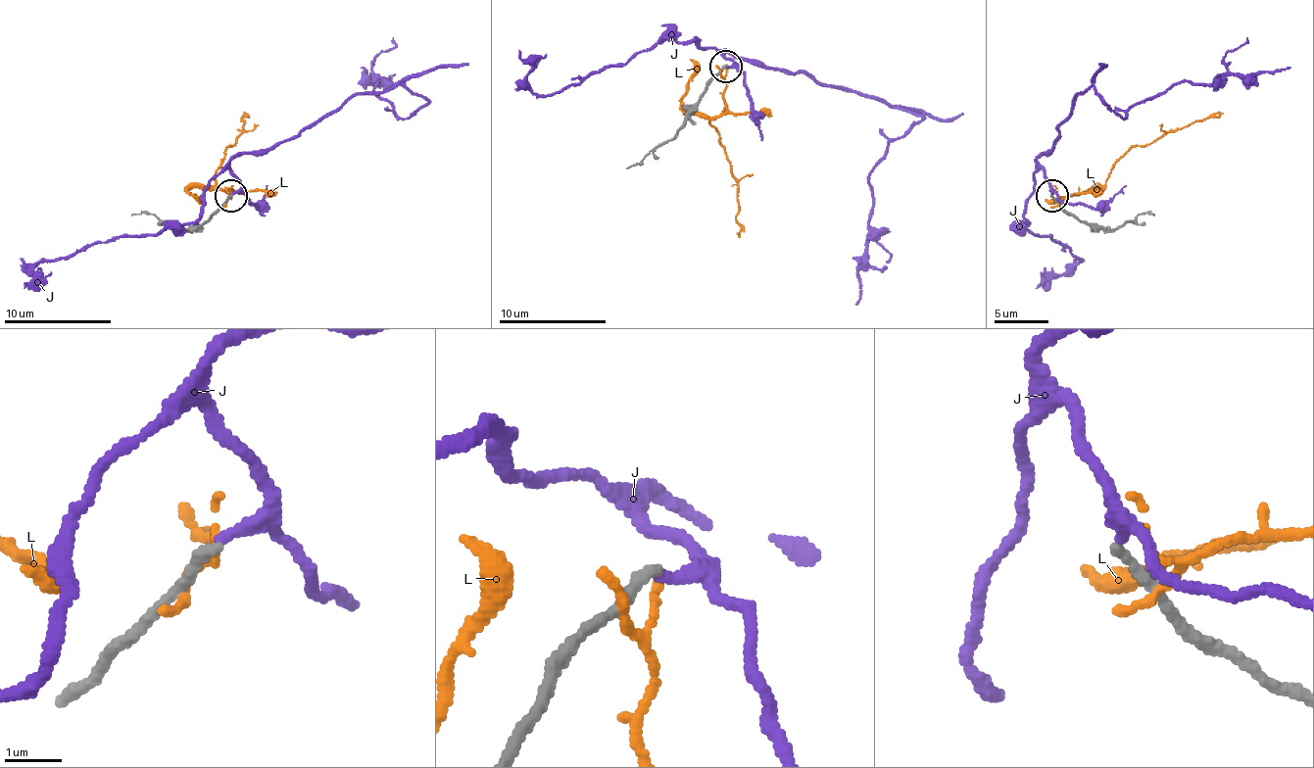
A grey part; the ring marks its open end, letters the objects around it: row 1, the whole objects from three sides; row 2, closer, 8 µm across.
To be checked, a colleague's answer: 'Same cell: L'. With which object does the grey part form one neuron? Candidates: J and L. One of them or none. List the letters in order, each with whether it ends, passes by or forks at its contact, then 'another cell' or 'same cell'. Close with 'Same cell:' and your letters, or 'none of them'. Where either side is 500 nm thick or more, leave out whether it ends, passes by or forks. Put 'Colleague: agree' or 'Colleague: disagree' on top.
Colleague: disagree
J: it passes by; same cell
L: it passes by; another cell
Same cell: J

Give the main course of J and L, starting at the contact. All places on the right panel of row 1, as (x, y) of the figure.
J: (1051, 194), (1038, 160), (1092, 84), (1124, 120), (1137, 103), (1183, 81), (1221, 84), (1229, 76), (1290, 68)
L: (1059, 203), (1073, 194), (1094, 192), (1105, 186), (1107, 172), (1135, 146), (1145, 146), (1164, 135), (1223, 114)

